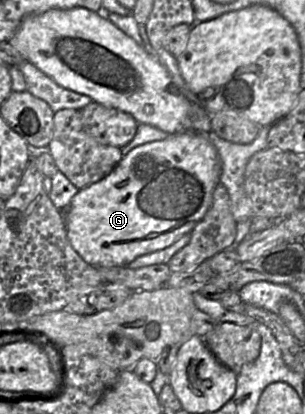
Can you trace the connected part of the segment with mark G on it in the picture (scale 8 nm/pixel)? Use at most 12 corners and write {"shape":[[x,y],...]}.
{"shape":[[194,131],[136,146],[64,211],[94,267],[204,217],[221,163]]}

